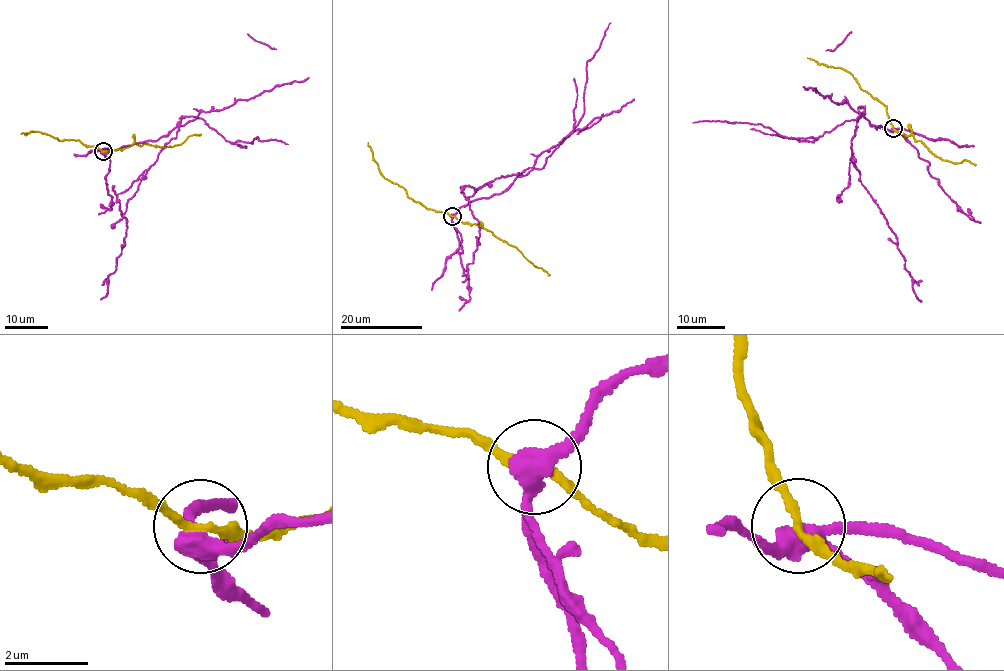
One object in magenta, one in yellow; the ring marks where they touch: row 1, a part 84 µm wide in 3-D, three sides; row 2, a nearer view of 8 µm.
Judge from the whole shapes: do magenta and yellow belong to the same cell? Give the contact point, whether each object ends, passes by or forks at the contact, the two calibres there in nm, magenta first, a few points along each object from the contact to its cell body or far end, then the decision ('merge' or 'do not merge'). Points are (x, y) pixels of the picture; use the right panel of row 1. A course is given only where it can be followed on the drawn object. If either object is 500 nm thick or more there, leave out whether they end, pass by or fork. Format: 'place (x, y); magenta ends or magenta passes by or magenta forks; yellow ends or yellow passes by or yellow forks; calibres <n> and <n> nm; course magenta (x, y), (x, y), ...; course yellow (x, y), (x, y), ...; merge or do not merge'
place (893, 128); magenta forks; yellow passes by; calibres 380 and 190 nm; course magenta (893, 128), (877, 129), (862, 116), (852, 138), (853, 166), (896, 237), (912, 290), (921, 301); course yellow (893, 128), (885, 106), (860, 87), (852, 74), (843, 69), (818, 64), (807, 57); do not merge

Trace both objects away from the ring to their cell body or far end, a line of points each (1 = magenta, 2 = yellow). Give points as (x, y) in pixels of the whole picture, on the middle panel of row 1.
1: (452, 216), (470, 200), (500, 194), (519, 175), (502, 176), (466, 197), (480, 234), (462, 282)
2: (452, 216), (425, 208), (410, 199), (402, 187), (386, 179), (367, 142)

